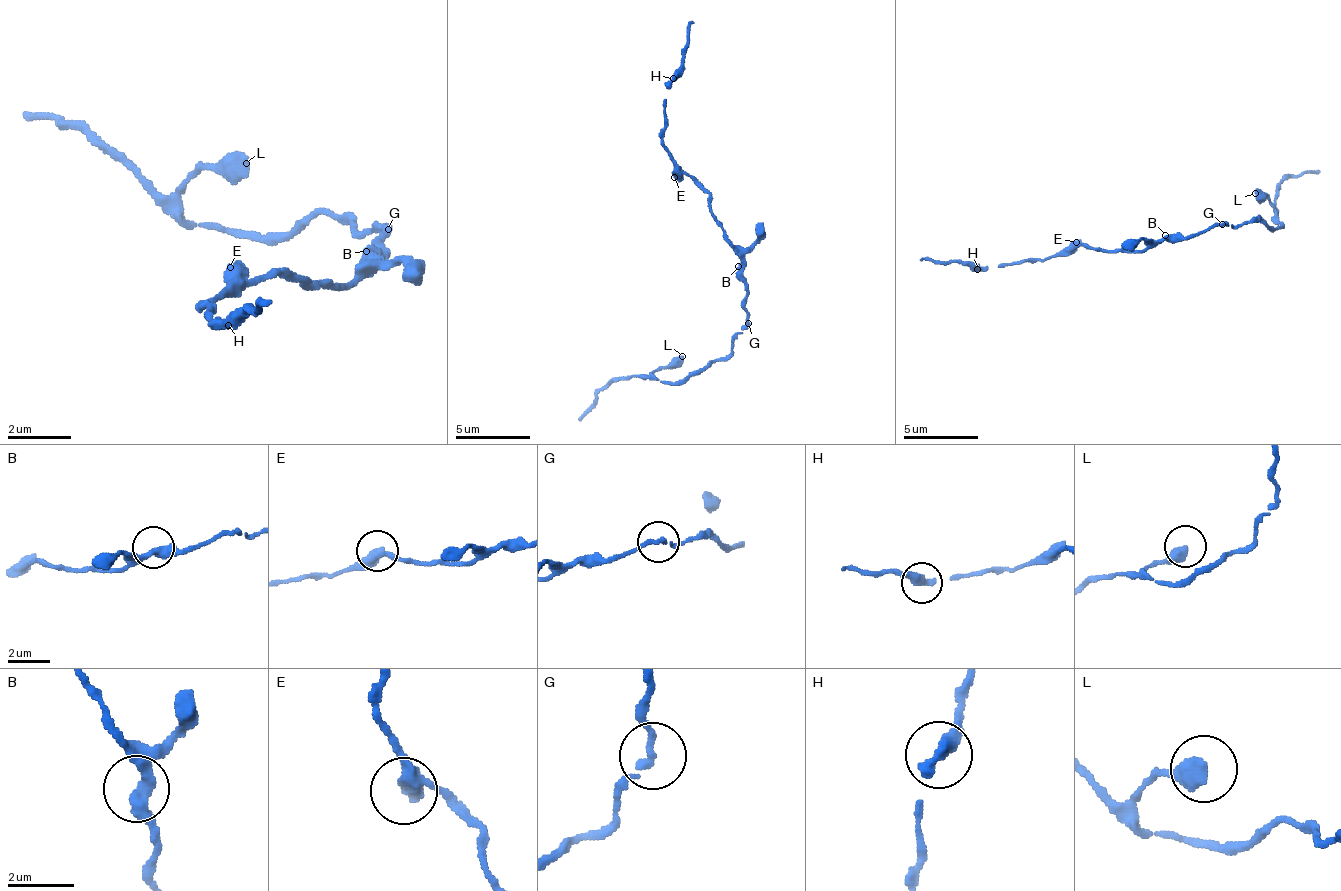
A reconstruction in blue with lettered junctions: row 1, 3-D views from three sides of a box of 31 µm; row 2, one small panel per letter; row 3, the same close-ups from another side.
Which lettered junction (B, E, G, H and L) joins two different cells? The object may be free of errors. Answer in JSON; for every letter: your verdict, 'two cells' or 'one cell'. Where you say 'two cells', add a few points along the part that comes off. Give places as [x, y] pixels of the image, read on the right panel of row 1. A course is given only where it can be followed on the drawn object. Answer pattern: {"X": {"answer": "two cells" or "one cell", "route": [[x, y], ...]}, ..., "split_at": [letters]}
{"B": {"answer": "one cell"}, "E": {"answer": "one cell"}, "G": {"answer": "one cell"}, "H": {"answer": "one cell"}, "L": {"answer": "one cell"}, "split_at": []}

